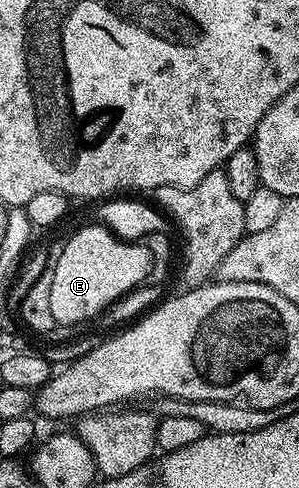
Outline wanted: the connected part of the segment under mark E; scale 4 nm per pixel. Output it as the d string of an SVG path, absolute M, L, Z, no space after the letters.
M96 224L97 226L83 226L76 232L72 238L68 237L65 241L65 249L63 249L63 258L59 258L57 268L55 269L55 287L53 287L49 293L51 293L51 306L55 306L54 321L58 325L75 325L79 326L87 322L90 318L95 318L102 312L106 306L111 306L118 300L122 294L130 292L134 286L139 286L144 281L145 283L150 279L152 271L152 258L148 248L143 246L142 241L127 241L124 238L119 238L118 235L112 233L103 224Z

